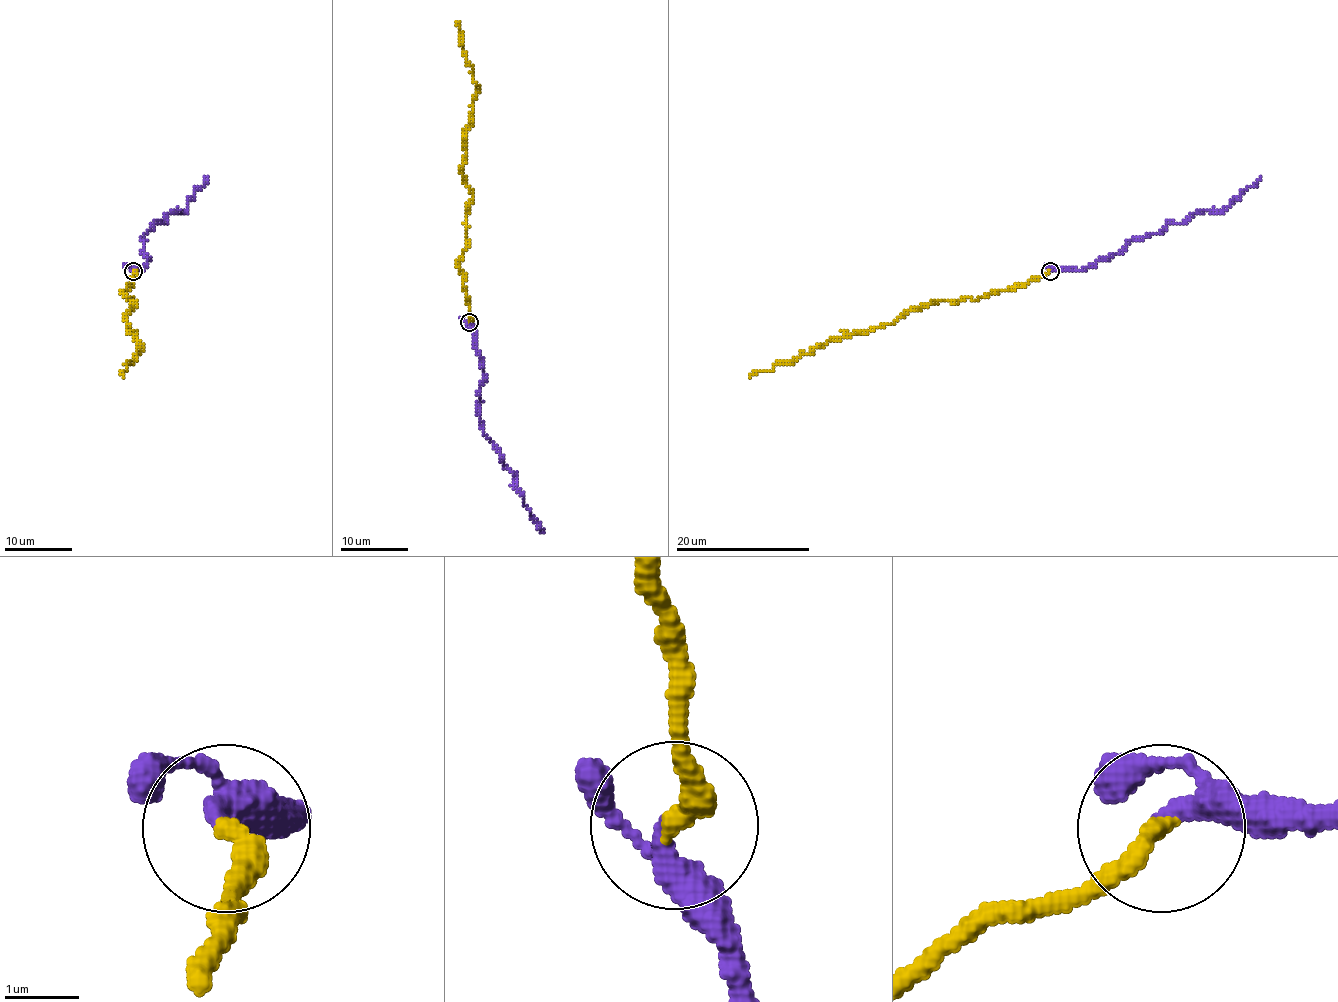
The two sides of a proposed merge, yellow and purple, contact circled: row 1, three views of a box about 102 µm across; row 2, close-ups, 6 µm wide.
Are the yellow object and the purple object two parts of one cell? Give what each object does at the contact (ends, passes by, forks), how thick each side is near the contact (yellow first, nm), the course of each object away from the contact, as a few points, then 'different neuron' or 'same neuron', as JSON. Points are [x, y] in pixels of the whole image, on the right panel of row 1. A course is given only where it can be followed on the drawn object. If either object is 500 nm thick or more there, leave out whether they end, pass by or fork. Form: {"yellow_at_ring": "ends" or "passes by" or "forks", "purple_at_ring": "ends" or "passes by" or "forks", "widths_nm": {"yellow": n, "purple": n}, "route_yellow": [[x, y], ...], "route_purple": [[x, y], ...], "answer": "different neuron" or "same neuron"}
{"yellow_at_ring": "ends", "purple_at_ring": "passes by", "widths_nm": {"yellow": 320, "purple": 240}, "route_yellow": [[1049, 271], [992, 295], [920, 305], [893, 321], [828, 340], [809, 353], [749, 377]], "route_purple": [[1049, 271], [1093, 266], [1130, 241], [1160, 232], [1170, 222], [1187, 221], [1202, 211], [1221, 212], [1261, 175]], "answer": "same neuron"}

